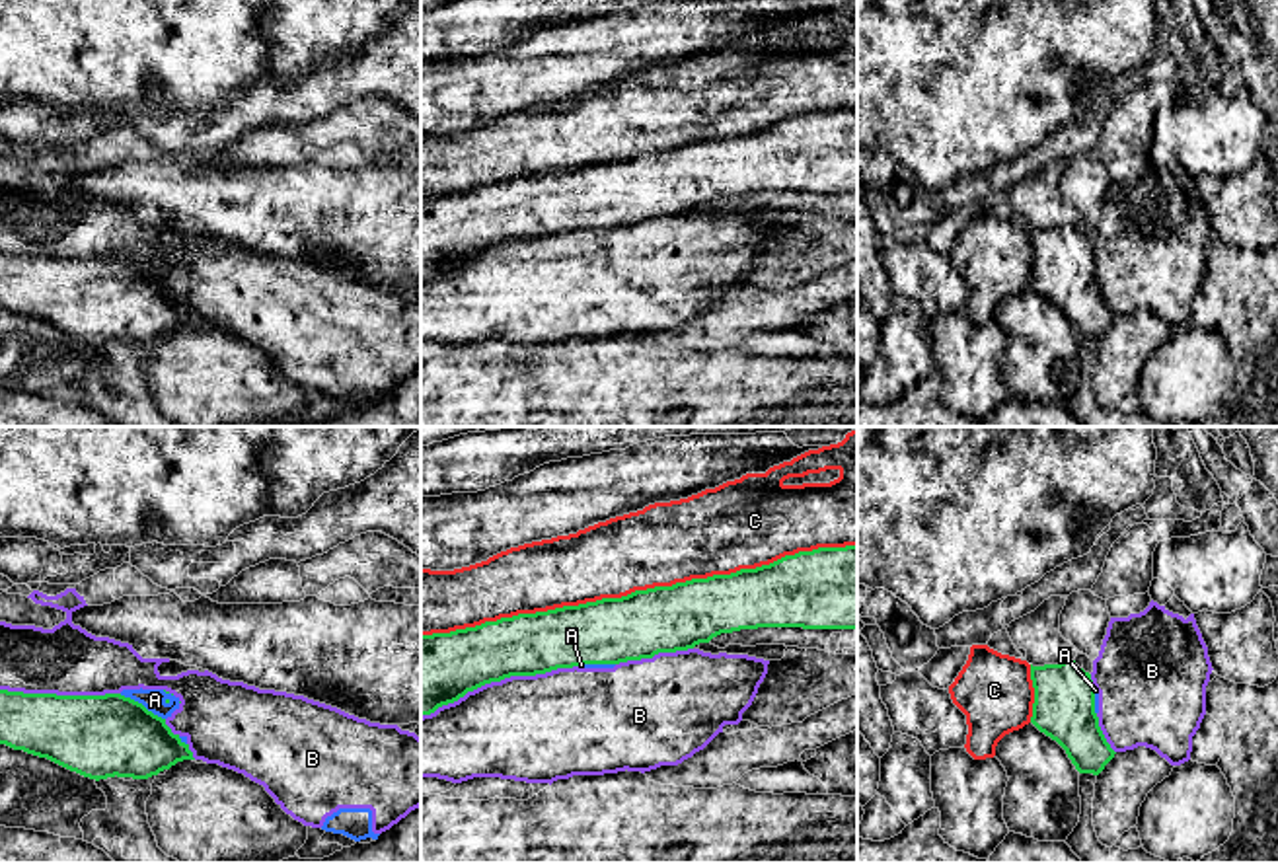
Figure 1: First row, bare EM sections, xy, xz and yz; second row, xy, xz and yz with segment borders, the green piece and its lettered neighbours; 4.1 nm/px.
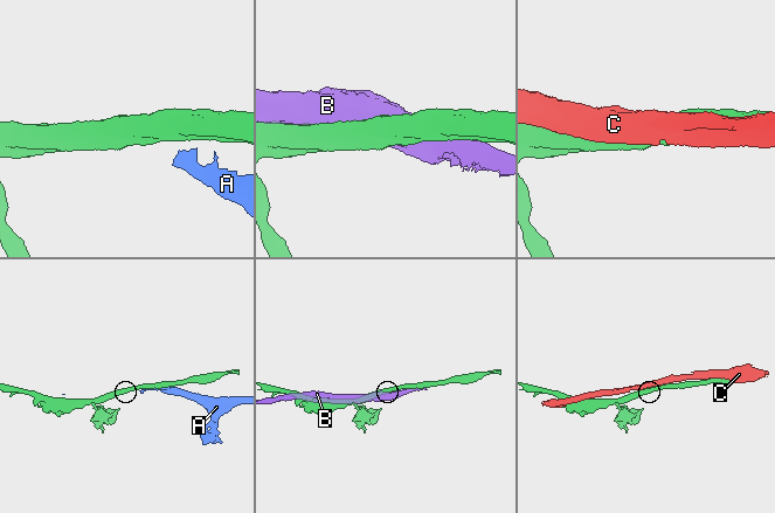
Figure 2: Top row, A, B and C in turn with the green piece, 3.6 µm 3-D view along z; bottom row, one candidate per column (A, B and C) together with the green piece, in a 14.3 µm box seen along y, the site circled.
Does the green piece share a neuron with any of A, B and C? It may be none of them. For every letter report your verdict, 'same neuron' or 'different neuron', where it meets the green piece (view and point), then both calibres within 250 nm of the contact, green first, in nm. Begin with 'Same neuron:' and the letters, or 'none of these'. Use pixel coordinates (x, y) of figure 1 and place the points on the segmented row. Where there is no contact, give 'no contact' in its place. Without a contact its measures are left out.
Same neuron: none of these
A: different neuron; meets green in xy at (141, 704); 340 nm thick on the green side, 100 nm on the other
B: different neuron; meets green in xz at (499, 680); 280 nm thick on the green side, 440 nm on the other
C: different neuron; meets green in xz at (638, 591); 280 nm thick on the green side, 340 nm on the other

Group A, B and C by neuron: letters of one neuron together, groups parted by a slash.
A B / C

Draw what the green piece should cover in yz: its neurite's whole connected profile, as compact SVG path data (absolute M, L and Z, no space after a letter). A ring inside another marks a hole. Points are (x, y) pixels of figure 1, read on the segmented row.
M1064 660L1060 664L1031 664L1034 703L1031 723L1056 740L1079 773L1099 775L1114 758L1095 713L1091 674Z

